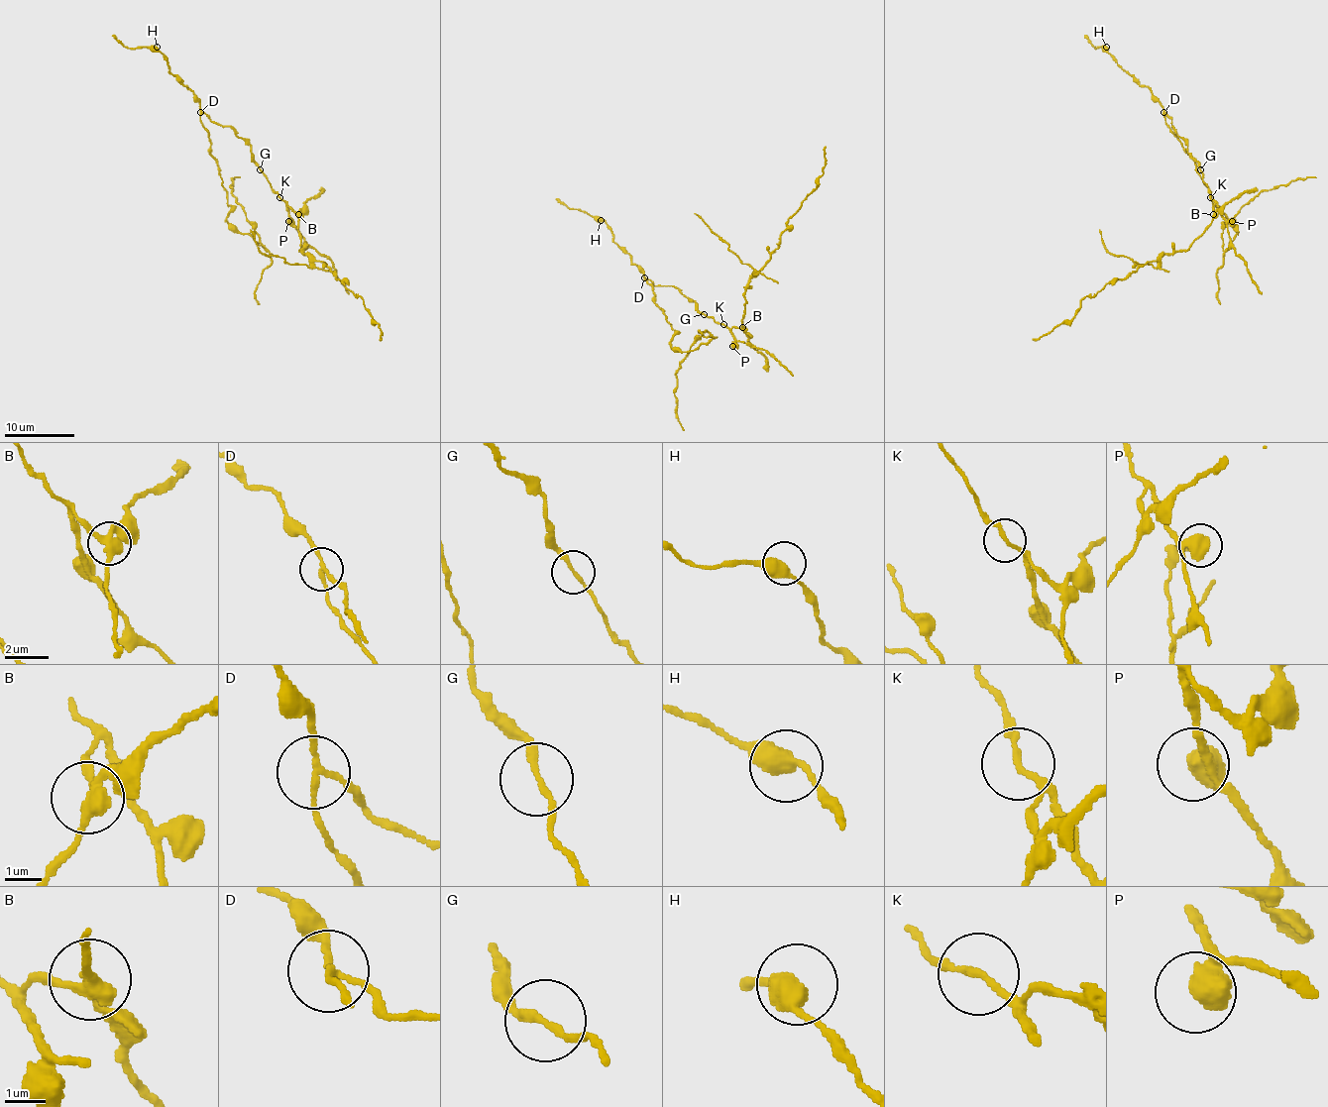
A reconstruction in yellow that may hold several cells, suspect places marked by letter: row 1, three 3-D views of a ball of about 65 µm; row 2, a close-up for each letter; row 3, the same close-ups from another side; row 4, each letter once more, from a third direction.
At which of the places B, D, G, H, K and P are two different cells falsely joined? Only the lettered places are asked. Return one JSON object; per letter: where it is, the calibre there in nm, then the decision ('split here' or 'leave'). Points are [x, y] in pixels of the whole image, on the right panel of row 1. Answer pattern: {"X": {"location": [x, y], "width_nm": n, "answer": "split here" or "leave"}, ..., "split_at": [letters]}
{"B": {"location": [1213, 214], "width_nm": 320, "answer": "split here"}, "D": {"location": [1163, 112], "width_nm": 150, "answer": "split here"}, "G": {"location": [1200, 169], "width_nm": 180, "answer": "leave"}, "H": {"location": [1106, 47], "width_nm": 480, "answer": "leave"}, "K": {"location": [1210, 197], "width_nm": 170, "answer": "leave"}, "P": {"location": [1232, 221], "width_nm": 500, "answer": "leave"}, "split_at": ["B", "D"]}

